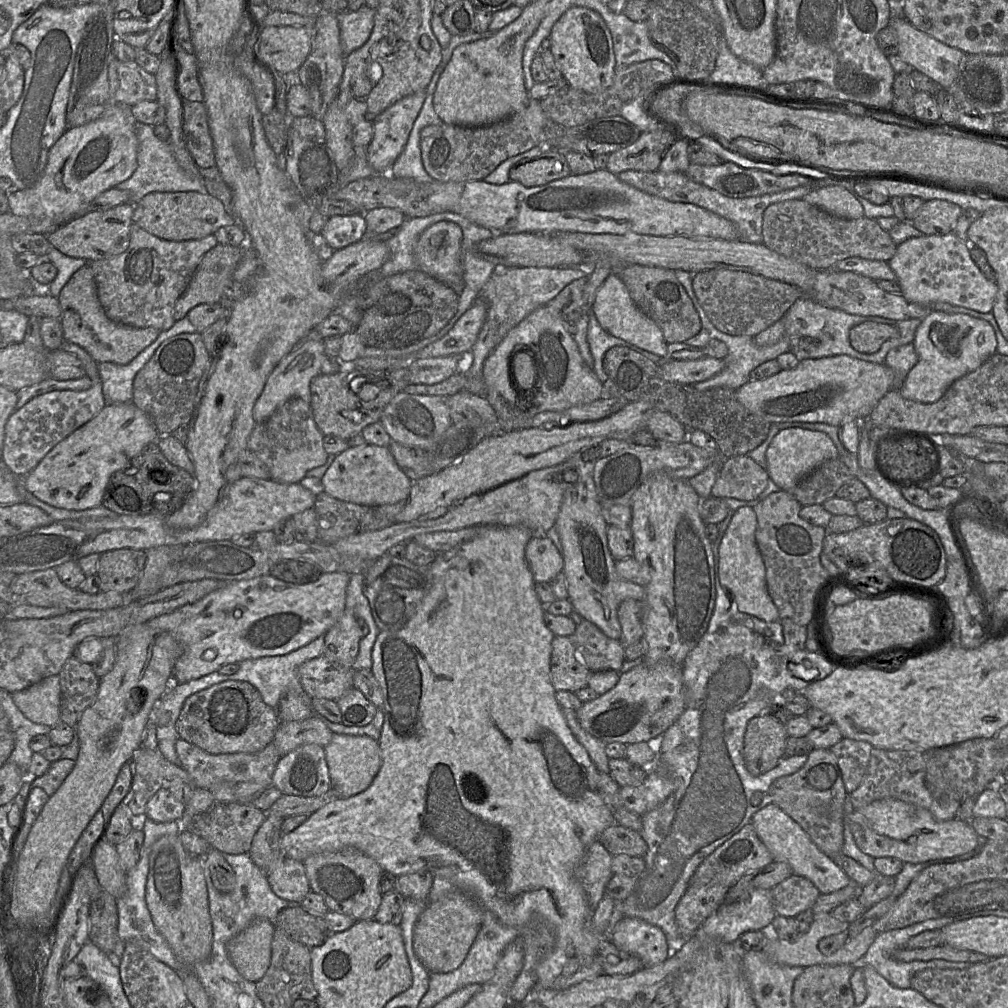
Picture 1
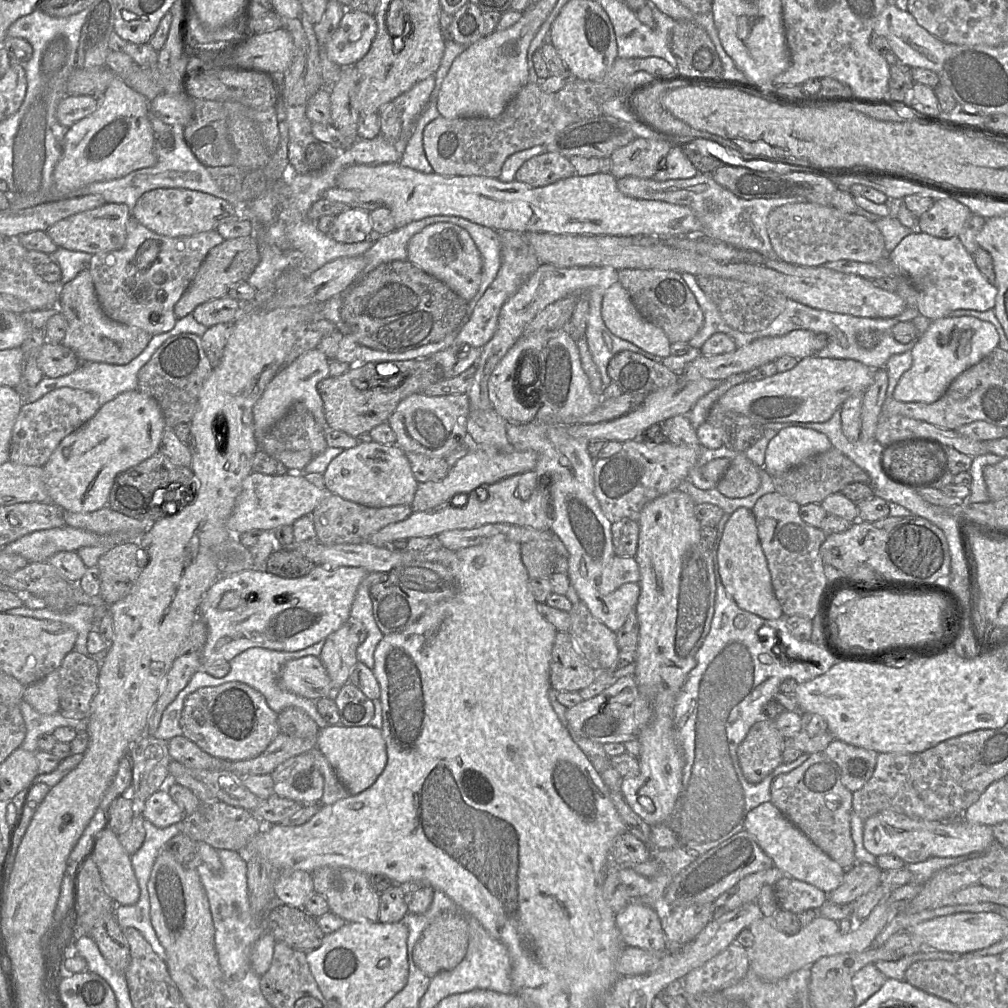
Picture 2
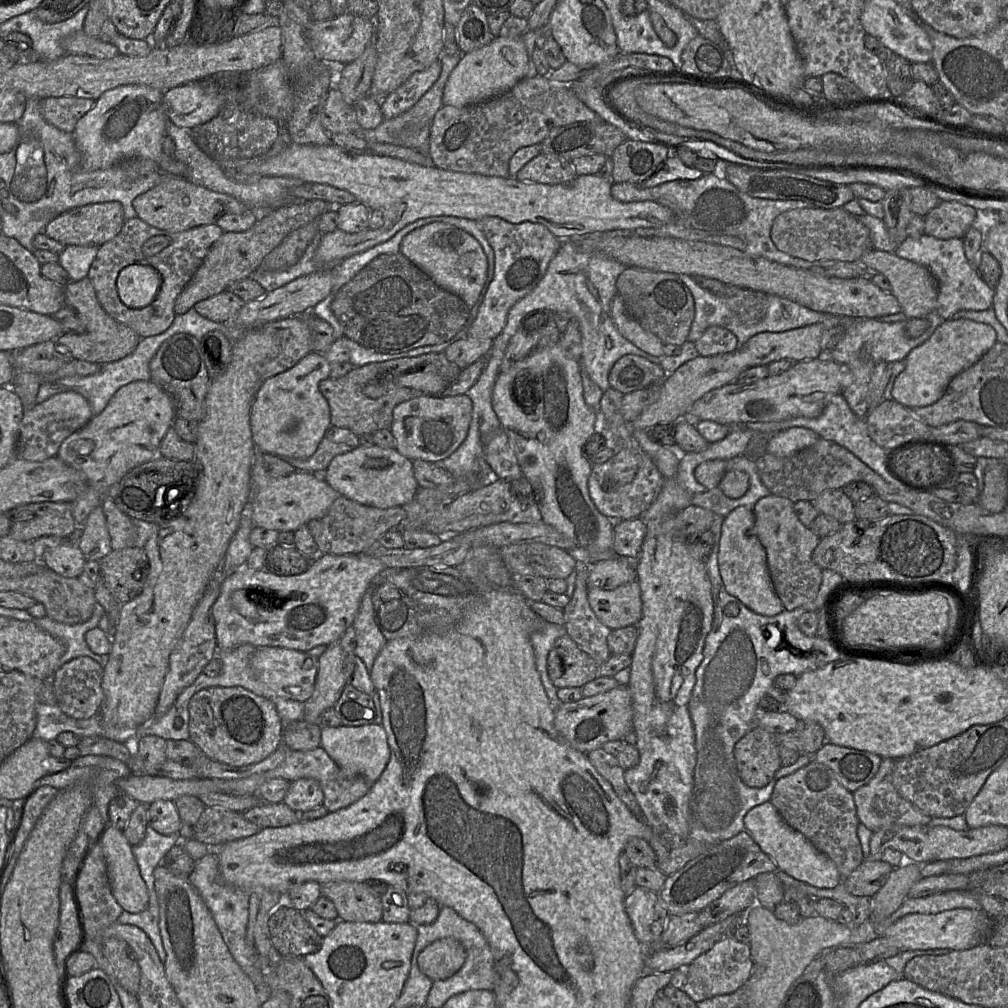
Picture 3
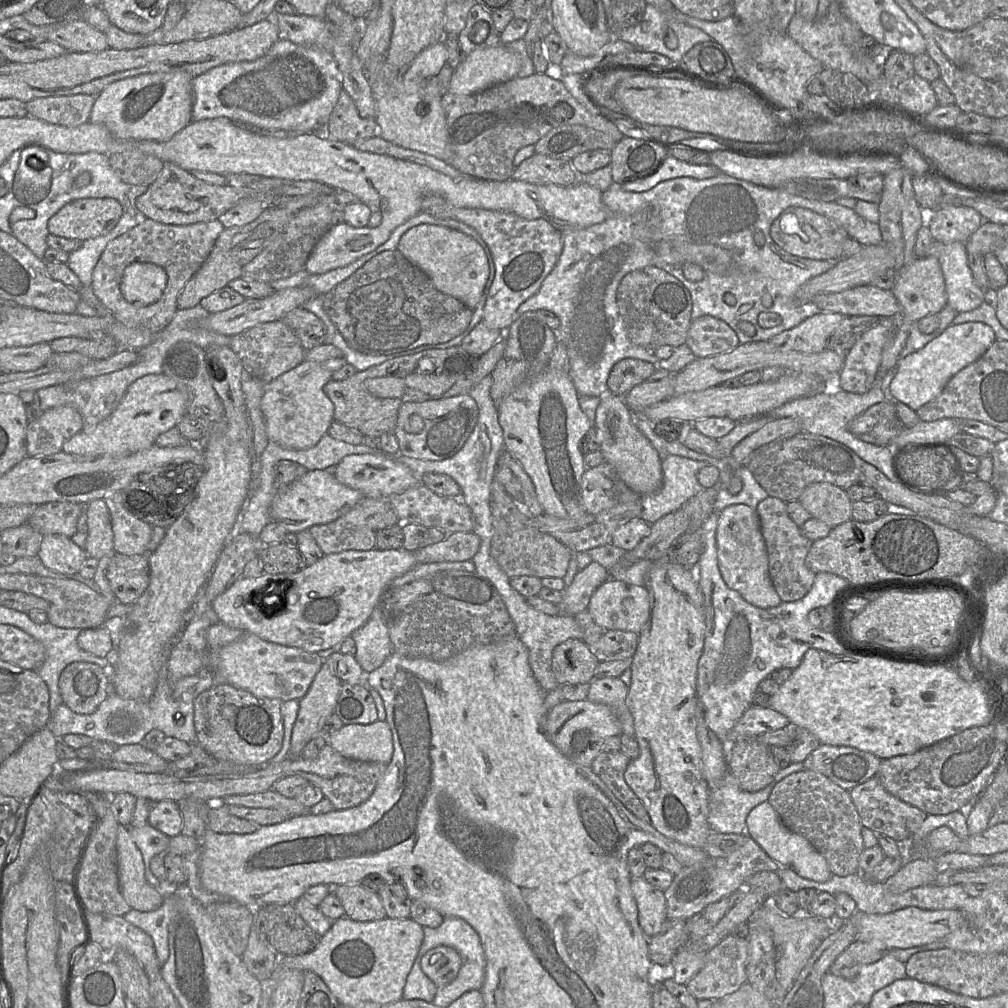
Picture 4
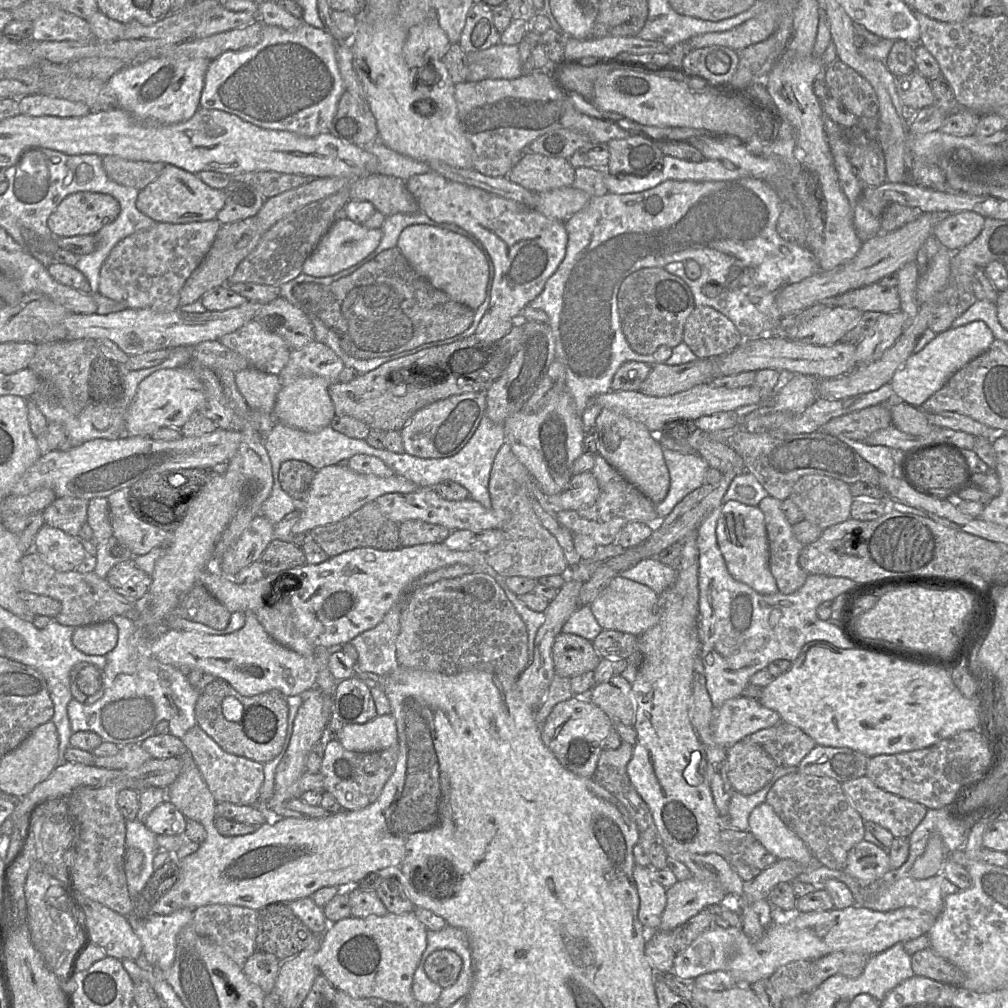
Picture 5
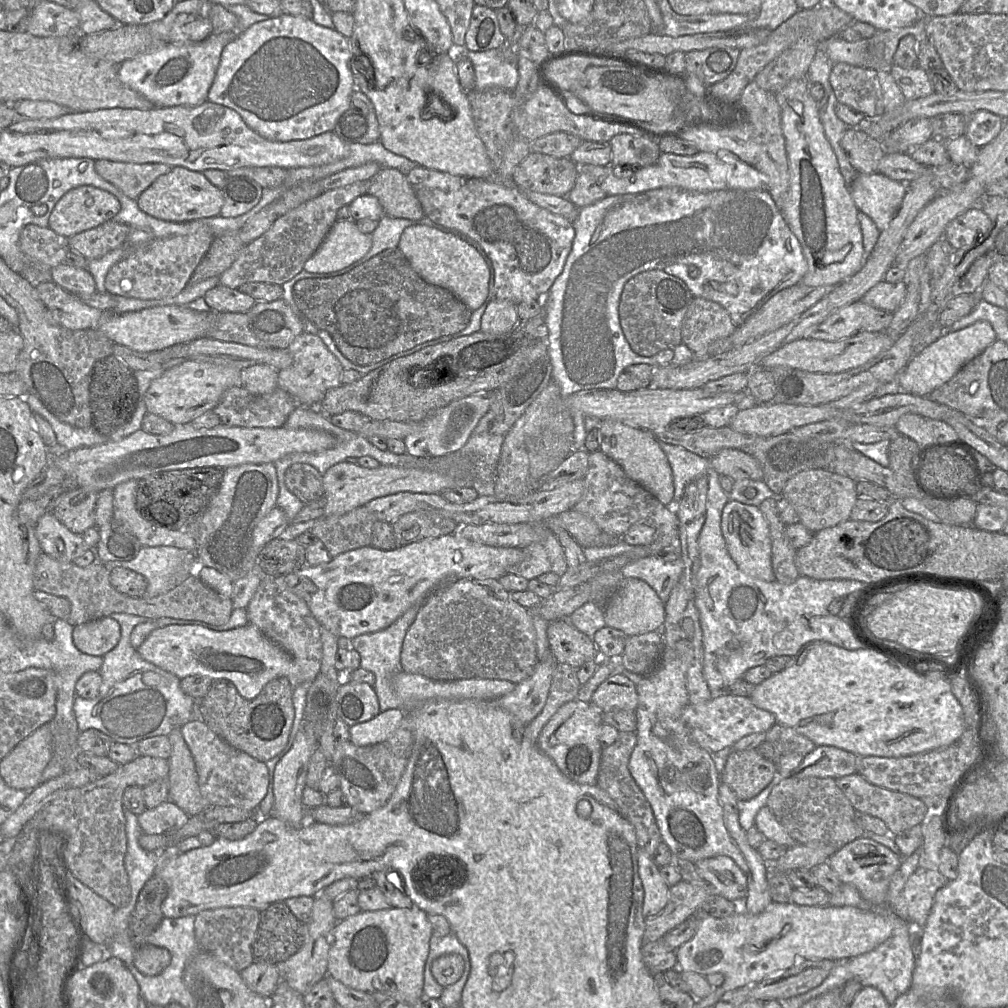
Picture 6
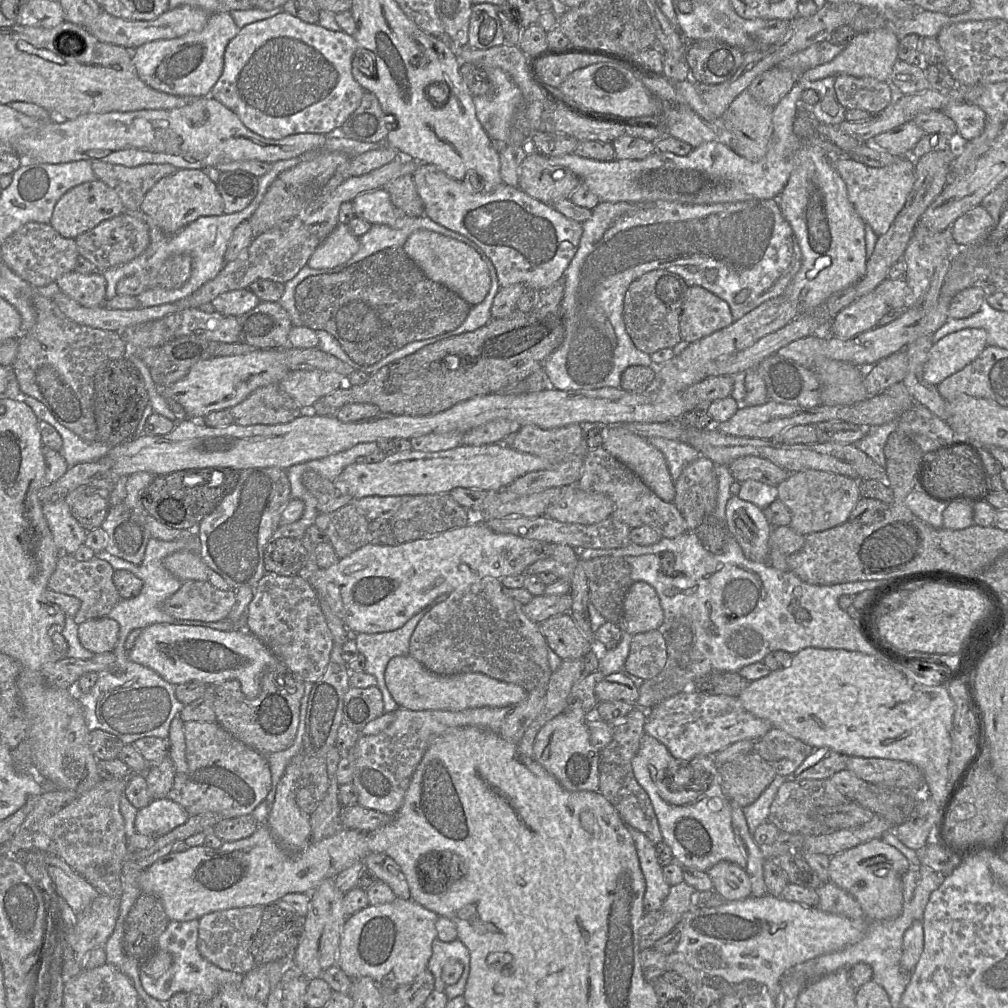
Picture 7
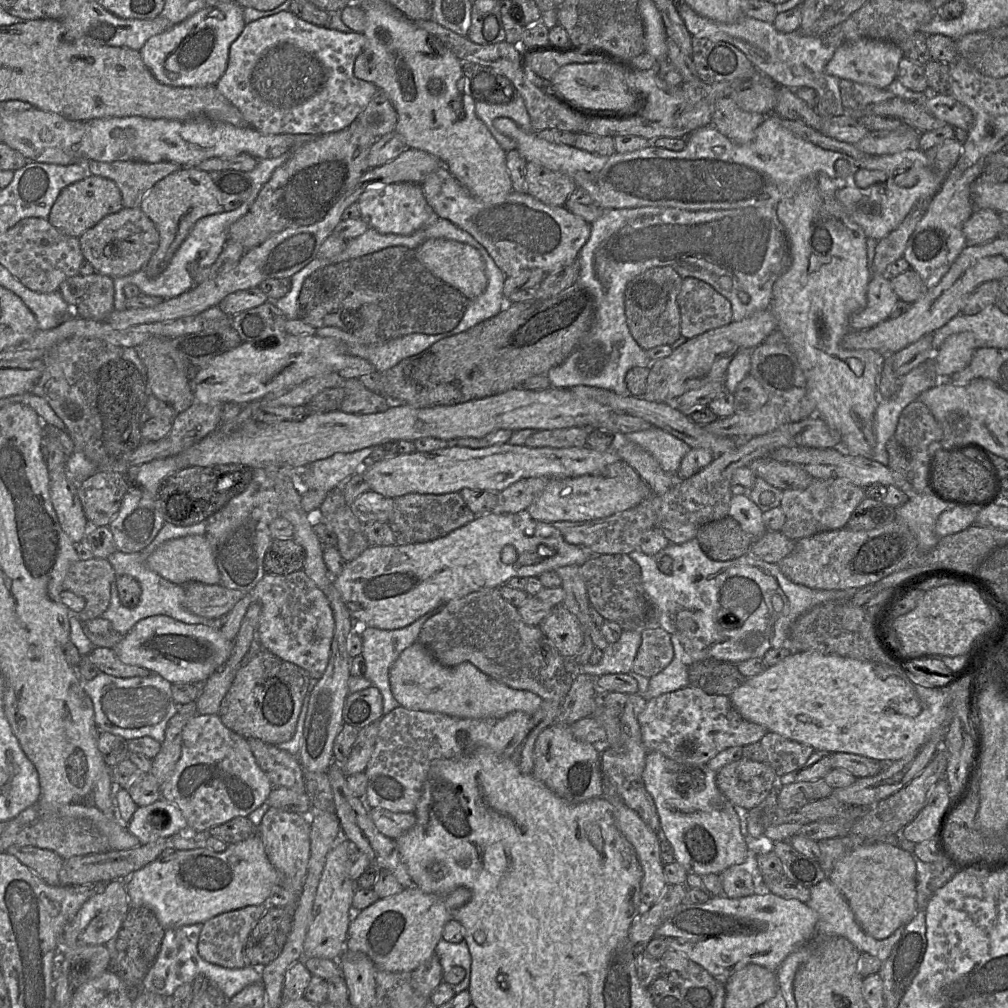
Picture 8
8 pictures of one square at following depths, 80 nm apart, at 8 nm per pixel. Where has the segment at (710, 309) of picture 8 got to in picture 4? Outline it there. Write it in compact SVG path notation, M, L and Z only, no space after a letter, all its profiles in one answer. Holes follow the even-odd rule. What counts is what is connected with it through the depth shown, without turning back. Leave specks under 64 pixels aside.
M704 315L691 321L686 343L697 358L705 358L733 350L739 339L726 322Z

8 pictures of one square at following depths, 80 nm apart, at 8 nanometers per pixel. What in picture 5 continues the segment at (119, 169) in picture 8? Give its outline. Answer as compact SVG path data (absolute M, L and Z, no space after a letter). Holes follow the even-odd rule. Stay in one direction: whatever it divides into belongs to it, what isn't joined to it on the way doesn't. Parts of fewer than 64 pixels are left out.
M103 156L107 176L118 184L143 190L164 170L162 162L132 161L118 156Z

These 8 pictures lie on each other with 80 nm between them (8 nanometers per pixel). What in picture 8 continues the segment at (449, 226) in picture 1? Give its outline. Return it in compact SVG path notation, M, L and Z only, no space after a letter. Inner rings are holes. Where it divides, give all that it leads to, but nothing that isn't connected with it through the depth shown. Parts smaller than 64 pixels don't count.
M443 238L429 239L415 249L419 261L438 279L458 290L468 300L480 296L487 287L485 262L472 246Z

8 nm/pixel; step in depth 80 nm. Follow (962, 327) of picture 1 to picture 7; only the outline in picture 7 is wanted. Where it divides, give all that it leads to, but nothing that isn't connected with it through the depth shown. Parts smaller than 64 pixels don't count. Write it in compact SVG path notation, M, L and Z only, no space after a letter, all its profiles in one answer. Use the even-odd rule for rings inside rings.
M965 328L946 335L931 347L923 369L925 381L939 385L974 361L987 346L983 328Z

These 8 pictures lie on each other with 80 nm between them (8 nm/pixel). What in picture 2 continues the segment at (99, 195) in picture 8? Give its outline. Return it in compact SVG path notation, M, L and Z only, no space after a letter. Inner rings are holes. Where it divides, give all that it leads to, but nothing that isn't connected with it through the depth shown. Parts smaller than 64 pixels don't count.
M105 203L97 208L58 221L46 233L59 248L95 255L123 247L126 241L126 225L129 218L130 211L126 204Z

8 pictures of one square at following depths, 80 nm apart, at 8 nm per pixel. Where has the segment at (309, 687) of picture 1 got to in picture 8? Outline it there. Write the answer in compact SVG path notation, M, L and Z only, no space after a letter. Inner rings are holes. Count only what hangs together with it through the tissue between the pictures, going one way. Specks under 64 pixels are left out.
M158 615L137 622L113 650L123 663L146 668L172 684L204 684L226 662L233 647L234 641L228 641L214 628Z

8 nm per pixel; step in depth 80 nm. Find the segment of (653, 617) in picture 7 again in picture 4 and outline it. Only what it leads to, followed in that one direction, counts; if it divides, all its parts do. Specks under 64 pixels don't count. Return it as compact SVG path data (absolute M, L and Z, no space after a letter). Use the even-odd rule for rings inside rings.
M609 578L591 595L588 602L588 612L605 631L622 630L639 634L650 618L650 594L646 586Z

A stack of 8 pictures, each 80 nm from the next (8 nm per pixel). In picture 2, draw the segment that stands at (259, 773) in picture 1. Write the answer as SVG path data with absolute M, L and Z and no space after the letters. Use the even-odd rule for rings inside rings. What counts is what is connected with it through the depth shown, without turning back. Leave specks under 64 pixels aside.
M176 736L168 741L168 753L172 760L194 769L226 771L232 763L230 760L211 756L184 736Z

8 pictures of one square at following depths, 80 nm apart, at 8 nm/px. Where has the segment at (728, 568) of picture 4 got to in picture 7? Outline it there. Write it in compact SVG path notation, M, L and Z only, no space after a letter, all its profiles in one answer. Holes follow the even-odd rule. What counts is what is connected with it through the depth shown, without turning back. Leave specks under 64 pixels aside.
M732 496L725 508L725 524L744 556L754 562L768 562L771 524L762 510Z

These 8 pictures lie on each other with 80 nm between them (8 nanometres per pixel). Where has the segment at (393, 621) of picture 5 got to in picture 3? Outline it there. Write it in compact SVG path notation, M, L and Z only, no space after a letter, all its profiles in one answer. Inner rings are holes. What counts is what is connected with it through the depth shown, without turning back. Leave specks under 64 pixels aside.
M386 568L371 580L353 622L357 637L354 654L364 662L368 672L372 670L376 657L387 643L387 639L375 621L373 595L376 589L390 580L398 570L400 569Z

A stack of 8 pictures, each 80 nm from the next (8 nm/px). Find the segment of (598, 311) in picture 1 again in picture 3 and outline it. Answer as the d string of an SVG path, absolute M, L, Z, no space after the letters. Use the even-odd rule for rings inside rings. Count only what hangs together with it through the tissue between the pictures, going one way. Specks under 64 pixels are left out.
M618 294L612 300L611 317L620 334L636 347L652 356L664 356L662 341L627 314L624 301Z

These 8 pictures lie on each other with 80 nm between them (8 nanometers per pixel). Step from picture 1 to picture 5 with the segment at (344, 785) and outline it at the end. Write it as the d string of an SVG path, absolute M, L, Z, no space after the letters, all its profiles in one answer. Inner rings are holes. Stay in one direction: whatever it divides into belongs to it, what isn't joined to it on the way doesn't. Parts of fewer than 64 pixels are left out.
M388 713L363 724L346 724L337 740L355 752L375 752L398 745L395 718Z

